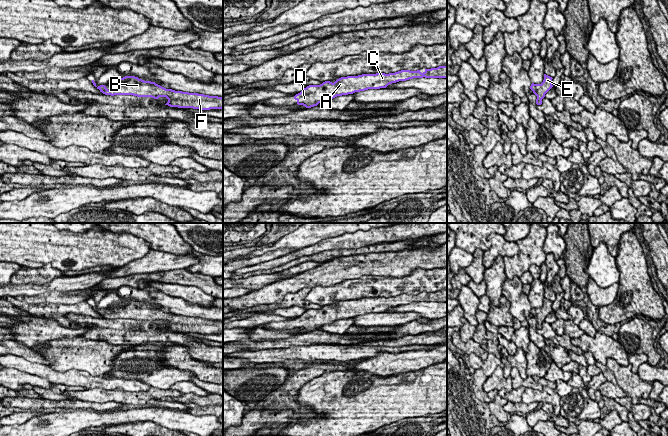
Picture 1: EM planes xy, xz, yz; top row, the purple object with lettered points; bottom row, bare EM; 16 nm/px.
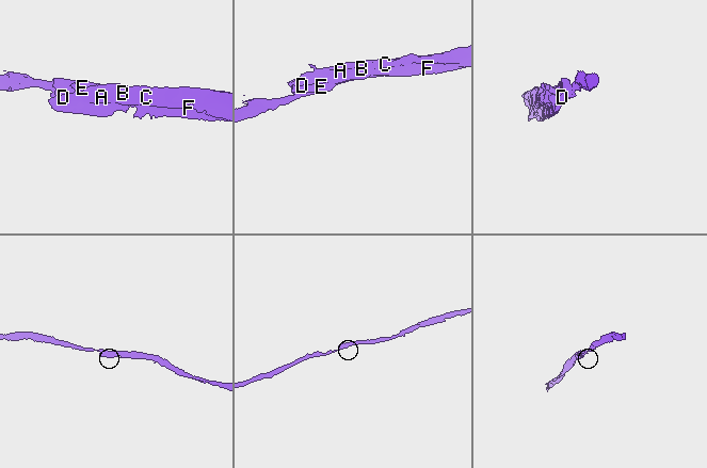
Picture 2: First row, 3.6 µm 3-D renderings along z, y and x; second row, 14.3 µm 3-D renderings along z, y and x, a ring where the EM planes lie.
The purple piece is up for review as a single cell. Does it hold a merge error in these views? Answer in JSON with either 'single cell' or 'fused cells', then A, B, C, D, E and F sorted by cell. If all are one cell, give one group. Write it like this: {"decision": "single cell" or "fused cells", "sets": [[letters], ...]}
{"decision": "single cell", "sets": [["A", "B", "C", "D", "E", "F"]]}

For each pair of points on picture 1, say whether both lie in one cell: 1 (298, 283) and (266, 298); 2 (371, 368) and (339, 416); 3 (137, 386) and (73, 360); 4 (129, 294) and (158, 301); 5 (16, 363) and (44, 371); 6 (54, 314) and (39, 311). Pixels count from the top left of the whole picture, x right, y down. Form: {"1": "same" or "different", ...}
{"1": "same", "2": "different", "3": "different", "4": "same", "5": "same", "6": "same"}

